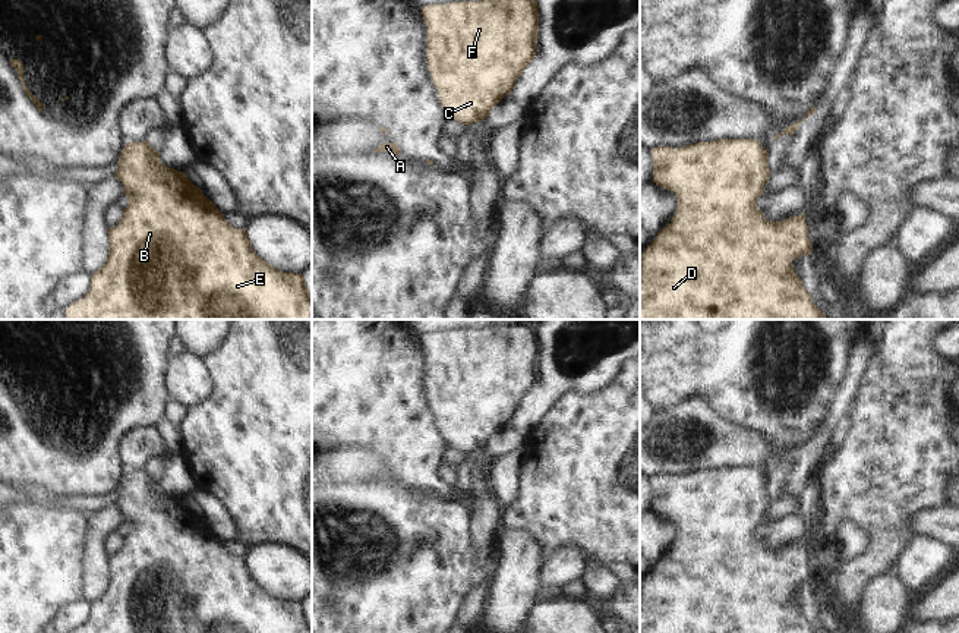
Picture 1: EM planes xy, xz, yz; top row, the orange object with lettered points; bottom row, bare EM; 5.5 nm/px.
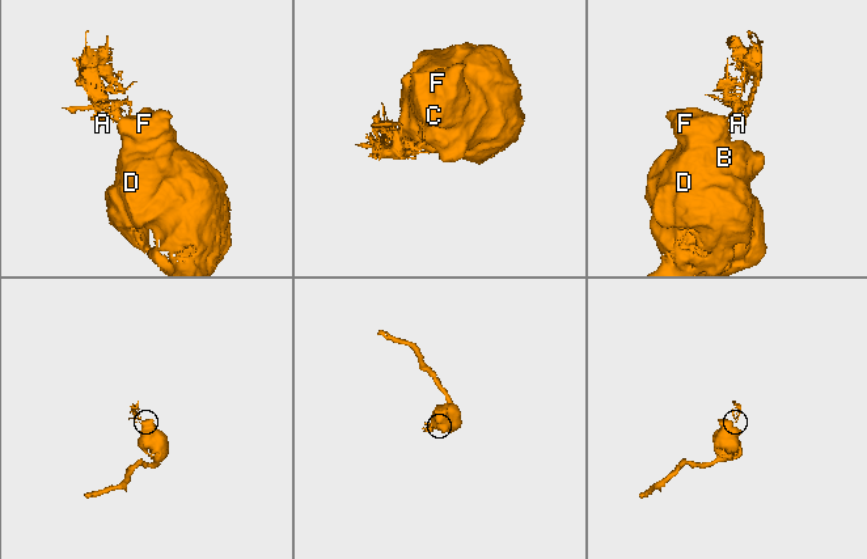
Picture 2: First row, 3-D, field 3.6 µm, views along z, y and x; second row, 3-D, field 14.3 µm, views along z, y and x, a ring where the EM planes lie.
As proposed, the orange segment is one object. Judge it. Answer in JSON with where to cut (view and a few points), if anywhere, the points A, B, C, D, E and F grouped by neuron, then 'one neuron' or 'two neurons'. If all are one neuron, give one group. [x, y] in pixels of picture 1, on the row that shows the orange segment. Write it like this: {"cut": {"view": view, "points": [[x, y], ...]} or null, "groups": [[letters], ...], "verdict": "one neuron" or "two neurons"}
{"cut": {"view": "yz", "points": [[763, 150], [766, 160]]}, "groups": [["A"], ["B", "C", "D", "E", "F"]], "verdict": "two neurons"}

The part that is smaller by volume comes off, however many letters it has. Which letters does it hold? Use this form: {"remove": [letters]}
{"remove": ["A"]}

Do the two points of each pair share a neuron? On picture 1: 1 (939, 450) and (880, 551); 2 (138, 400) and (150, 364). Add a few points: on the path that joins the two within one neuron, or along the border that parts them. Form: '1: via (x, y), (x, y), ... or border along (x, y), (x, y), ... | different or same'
1: via (914, 475), (887, 501), (887, 526) | same
2: via (138, 391), (141, 372) | same

